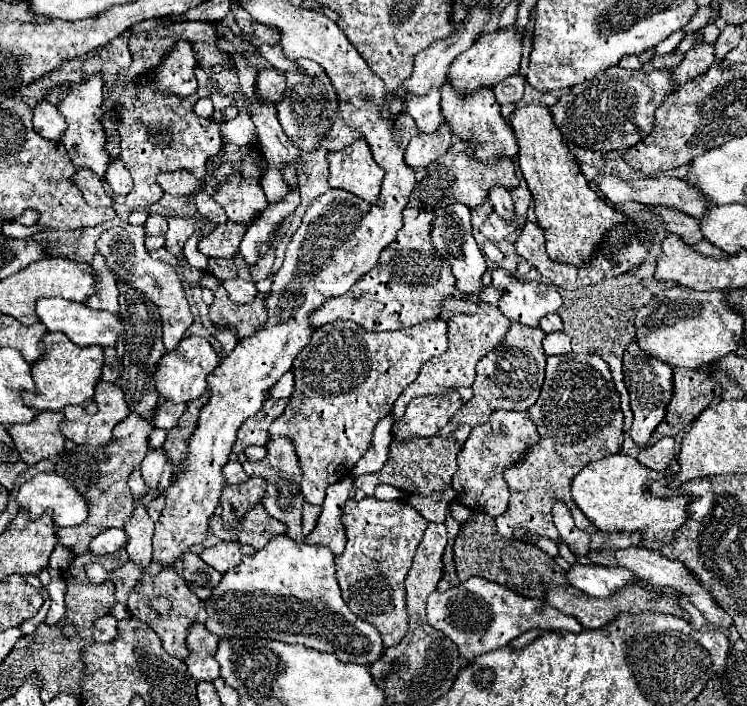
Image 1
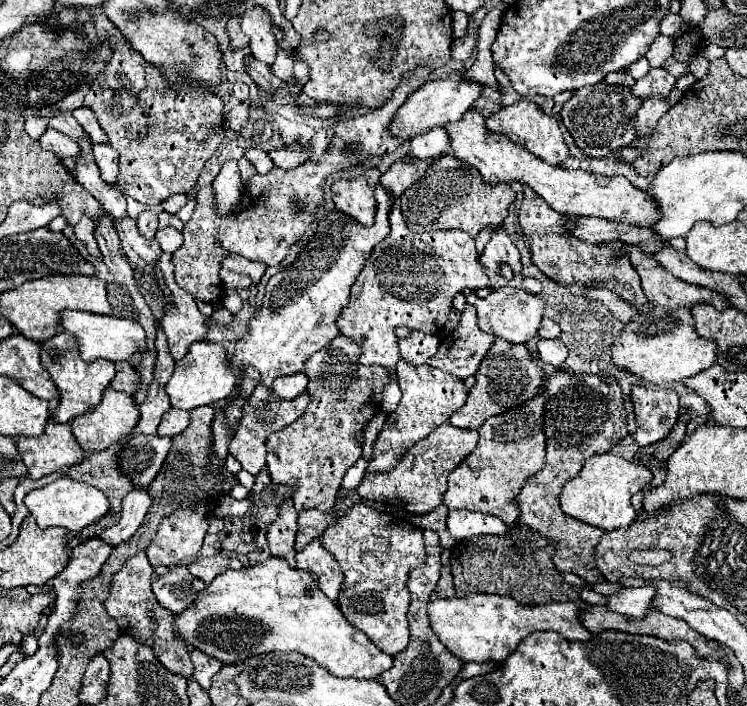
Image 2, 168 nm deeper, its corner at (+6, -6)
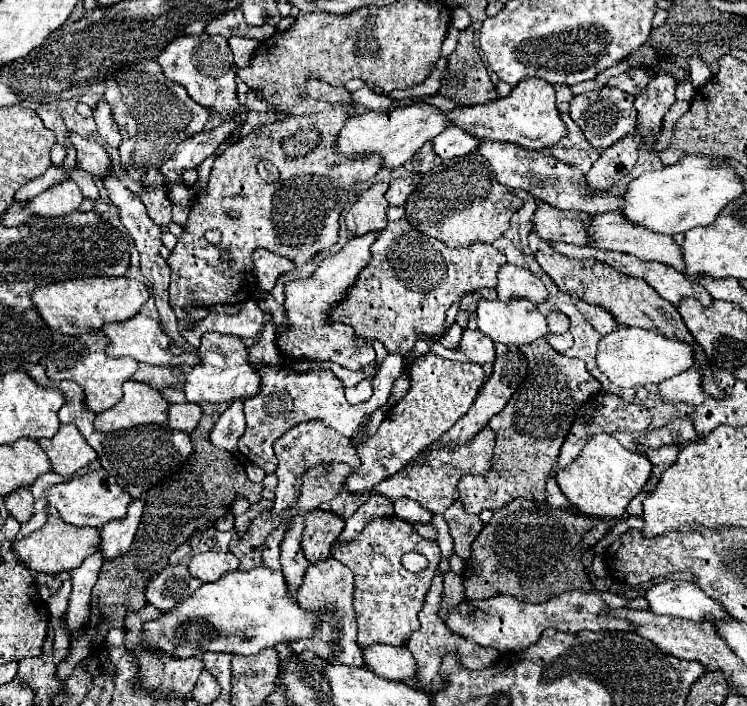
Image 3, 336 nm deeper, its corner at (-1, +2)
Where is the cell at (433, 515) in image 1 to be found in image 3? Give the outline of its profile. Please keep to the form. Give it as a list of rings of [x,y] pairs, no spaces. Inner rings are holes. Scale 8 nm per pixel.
[[[453,502],[447,510],[445,510],[445,520],[451,528],[451,536],[453,536],[453,550],[457,556],[461,558],[469,558],[469,546],[471,542],[479,536],[483,522],[479,520],[479,516],[475,514],[467,514],[461,504]]]

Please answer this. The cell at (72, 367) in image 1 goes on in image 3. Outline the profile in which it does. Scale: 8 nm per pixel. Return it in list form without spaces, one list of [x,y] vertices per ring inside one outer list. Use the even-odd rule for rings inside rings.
[[[85,332],[77,336],[57,336],[57,340],[51,344],[51,350],[43,358],[47,376],[51,380],[75,380],[83,392],[85,392],[85,408],[89,412],[103,412],[113,408],[121,400],[121,384],[129,380],[137,372],[137,360],[129,356],[121,358],[109,358],[105,354],[107,338],[103,332]]]

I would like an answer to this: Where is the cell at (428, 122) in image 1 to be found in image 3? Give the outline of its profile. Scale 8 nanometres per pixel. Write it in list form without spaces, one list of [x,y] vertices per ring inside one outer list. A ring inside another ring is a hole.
[[[455,126],[445,128],[431,142],[433,142],[435,154],[443,160],[465,156],[465,154],[477,150],[477,144],[479,144],[479,140],[475,136],[469,136],[465,130],[455,128]]]

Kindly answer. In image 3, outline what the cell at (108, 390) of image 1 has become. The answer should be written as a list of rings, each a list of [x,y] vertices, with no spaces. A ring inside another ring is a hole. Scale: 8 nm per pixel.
[[[127,380],[119,404],[95,414],[93,426],[97,432],[117,432],[141,424],[167,424],[167,406],[169,402],[151,386]]]

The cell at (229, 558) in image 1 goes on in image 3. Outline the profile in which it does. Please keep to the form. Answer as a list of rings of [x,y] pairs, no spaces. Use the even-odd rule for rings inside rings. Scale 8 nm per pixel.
[[[203,552],[195,554],[189,560],[189,572],[195,578],[201,578],[203,582],[215,582],[225,572],[235,570],[239,566],[239,560],[231,552]]]

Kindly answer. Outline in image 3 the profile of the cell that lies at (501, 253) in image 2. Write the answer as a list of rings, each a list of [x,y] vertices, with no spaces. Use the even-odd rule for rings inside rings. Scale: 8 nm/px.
[[[501,264],[497,292],[501,300],[509,296],[525,296],[531,298],[533,304],[541,304],[547,300],[547,290],[539,276],[535,276],[529,268],[521,268],[515,264]]]

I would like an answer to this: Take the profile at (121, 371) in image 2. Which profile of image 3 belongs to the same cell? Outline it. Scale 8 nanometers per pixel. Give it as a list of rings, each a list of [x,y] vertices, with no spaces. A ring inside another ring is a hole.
[[[139,364],[139,370],[133,374],[133,380],[145,382],[155,390],[167,388],[167,386],[179,386],[183,388],[185,374],[175,374],[173,368],[167,366],[149,366],[149,364]]]

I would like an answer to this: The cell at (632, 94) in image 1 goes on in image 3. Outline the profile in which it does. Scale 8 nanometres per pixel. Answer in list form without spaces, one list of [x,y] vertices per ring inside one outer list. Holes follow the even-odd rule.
[[[601,86],[597,90],[573,96],[569,112],[571,112],[573,122],[583,130],[585,138],[591,142],[591,146],[595,146],[599,150],[605,150],[605,148],[613,146],[625,134],[635,130],[635,126],[637,126],[637,112],[635,112],[633,100],[635,98],[631,94],[625,94],[619,88]]]

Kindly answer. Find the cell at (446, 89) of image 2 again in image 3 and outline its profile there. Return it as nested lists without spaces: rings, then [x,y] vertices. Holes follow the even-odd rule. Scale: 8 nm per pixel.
[[[417,100],[407,106],[397,106],[391,112],[365,112],[349,118],[337,138],[337,150],[349,156],[377,152],[383,158],[383,166],[397,168],[405,164],[409,158],[413,158],[417,148],[421,148],[427,140],[433,140],[447,126],[449,126],[447,112],[423,100]]]

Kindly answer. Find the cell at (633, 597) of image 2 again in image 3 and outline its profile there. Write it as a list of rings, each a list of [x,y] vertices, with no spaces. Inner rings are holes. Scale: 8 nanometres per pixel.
[[[663,580],[647,588],[645,600],[653,614],[667,614],[697,622],[729,616],[717,600],[705,596],[693,582],[685,580]]]

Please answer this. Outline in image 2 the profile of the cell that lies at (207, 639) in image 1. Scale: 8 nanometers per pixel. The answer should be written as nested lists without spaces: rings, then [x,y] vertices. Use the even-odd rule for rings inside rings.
[[[192,650],[192,664],[194,664],[194,680],[200,686],[212,686],[212,676],[224,666],[220,660],[214,660],[210,656],[206,656],[200,650]]]

